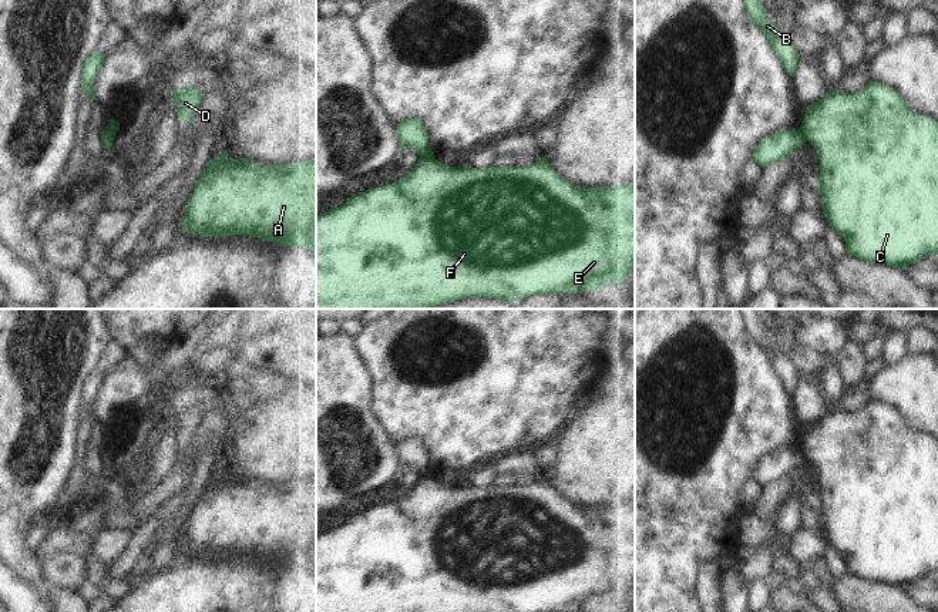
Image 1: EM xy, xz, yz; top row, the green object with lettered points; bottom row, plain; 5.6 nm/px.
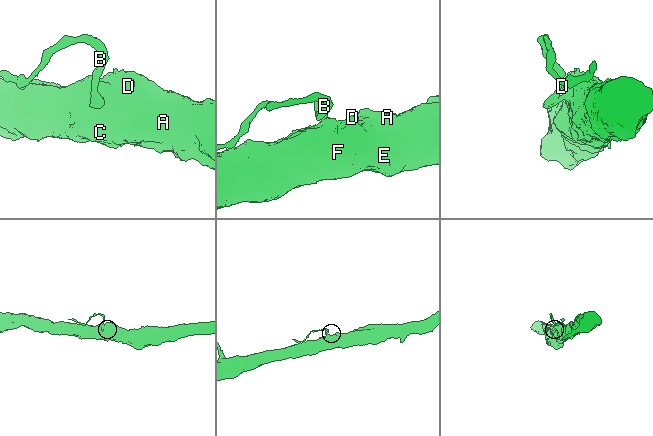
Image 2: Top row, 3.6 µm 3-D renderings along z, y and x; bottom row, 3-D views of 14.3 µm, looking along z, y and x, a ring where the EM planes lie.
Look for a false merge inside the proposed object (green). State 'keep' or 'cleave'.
cleave

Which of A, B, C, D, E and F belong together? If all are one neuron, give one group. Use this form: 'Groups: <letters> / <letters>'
Groups: A C D E F / B.

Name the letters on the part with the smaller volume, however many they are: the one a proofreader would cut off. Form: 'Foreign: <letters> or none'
Foreign: B.

